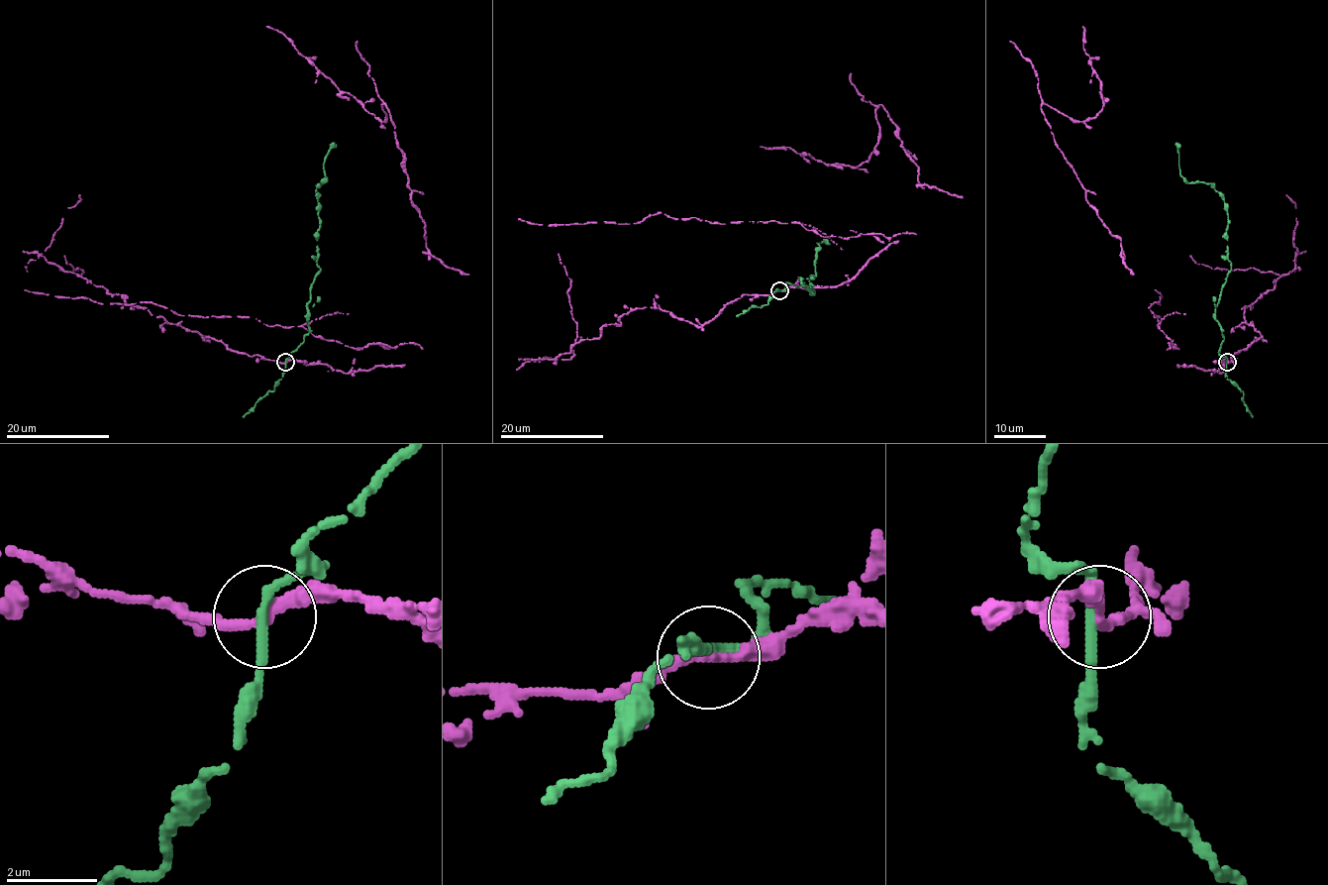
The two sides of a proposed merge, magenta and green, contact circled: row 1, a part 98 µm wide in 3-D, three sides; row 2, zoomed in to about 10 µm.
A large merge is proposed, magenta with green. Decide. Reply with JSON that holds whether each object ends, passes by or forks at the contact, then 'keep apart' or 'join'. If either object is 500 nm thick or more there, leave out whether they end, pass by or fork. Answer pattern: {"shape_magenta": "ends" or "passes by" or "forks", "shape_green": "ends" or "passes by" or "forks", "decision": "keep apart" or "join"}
{"shape_magenta": "passes by", "shape_green": "passes by", "decision": "keep apart"}

